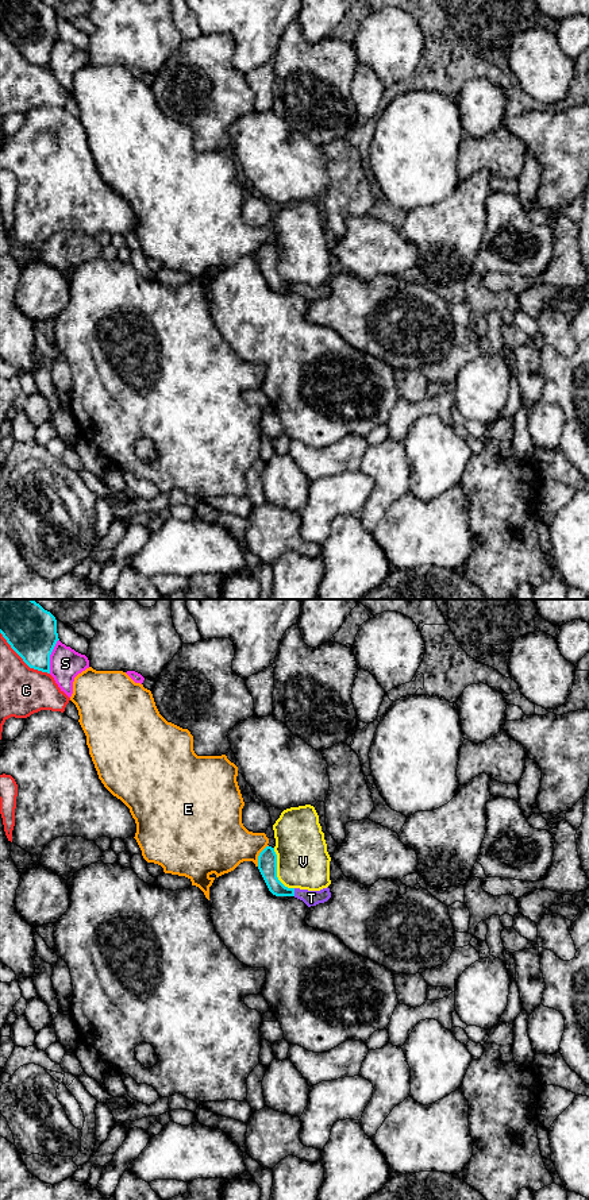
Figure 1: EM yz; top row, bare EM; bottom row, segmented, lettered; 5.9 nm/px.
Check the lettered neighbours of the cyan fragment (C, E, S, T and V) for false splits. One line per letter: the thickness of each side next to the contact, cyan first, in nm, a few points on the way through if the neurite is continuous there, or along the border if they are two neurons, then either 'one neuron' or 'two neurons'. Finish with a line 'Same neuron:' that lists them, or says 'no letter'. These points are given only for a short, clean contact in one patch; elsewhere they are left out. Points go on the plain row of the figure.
C: calibres 300 and 280 nm; two neurons
E: calibres 110 and 360 nm; two neurons
S: calibres 300 and 190 nm; two neurons
T: calibres 110 and 100 nm; way yz (266, 255), (270, 274), (293, 288), (311, 293); one neuron
V: calibres 110 and 320 nm; two neurons
Same neuron: T

